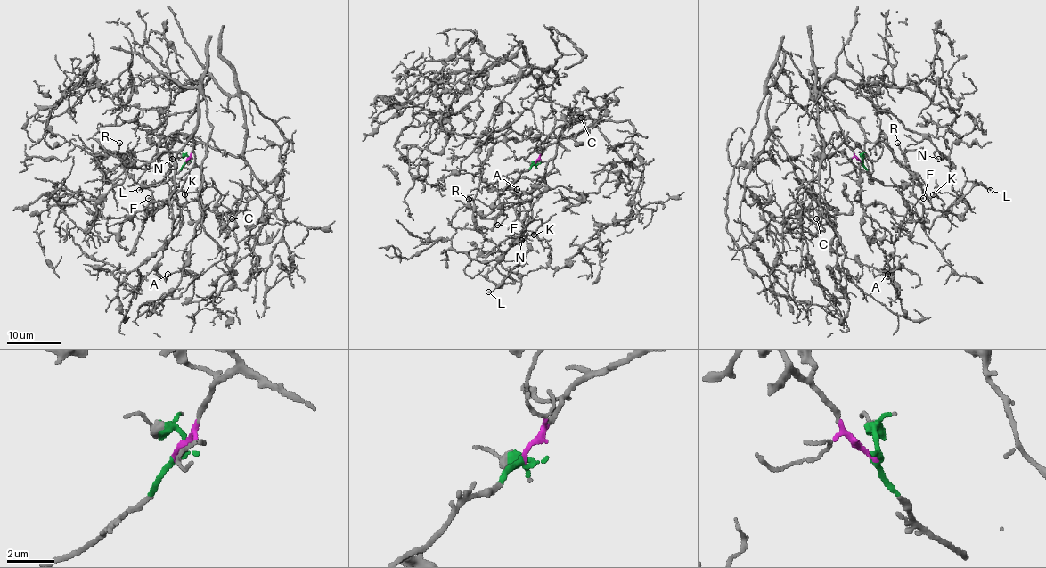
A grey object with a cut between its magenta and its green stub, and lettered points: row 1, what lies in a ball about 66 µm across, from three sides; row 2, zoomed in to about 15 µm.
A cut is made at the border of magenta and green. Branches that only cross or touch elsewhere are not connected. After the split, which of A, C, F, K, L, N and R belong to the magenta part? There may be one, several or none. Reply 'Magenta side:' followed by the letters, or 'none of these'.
Magenta side: A, C, K, N

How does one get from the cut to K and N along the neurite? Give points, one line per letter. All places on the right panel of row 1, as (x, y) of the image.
K: (861, 161), (845, 143), (823, 153), (818, 93), (881, 140), (935, 209), (967, 207), (934, 195)
N: (861, 161), (845, 143), (823, 153), (816, 97), (831, 77), (852, 80), (881, 111), (921, 133), (937, 159)

